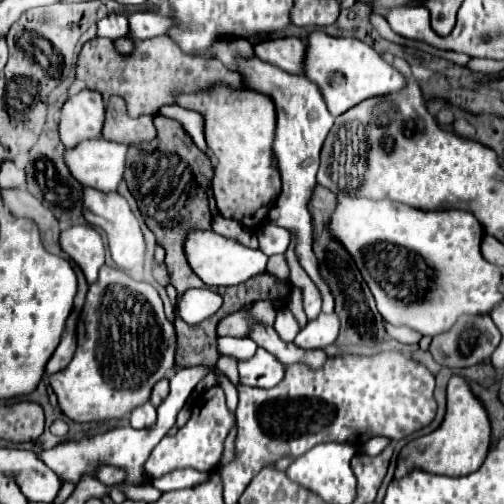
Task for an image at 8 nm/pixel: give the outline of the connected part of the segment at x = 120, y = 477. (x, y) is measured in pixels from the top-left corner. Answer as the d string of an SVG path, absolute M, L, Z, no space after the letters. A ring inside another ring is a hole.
M99 466L97 468L97 480L105 486L111 486L111 484L119 484L125 480L125 470L121 468L113 468L113 466Z

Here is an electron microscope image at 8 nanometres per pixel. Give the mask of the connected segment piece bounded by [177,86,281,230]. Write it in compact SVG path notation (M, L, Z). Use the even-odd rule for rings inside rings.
M215 86L201 94L183 94L179 106L197 110L205 116L205 140L215 158L213 192L223 218L237 220L249 230L259 230L273 208L281 174L273 166L273 138L277 128L277 110L269 96L255 90L229 90Z

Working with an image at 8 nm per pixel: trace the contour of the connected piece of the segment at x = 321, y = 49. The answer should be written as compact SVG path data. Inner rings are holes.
M319 30L311 32L307 38L305 76L311 82L317 82L333 116L347 112L367 98L385 96L407 86L407 78L395 66L385 62L373 46L355 38L333 38Z

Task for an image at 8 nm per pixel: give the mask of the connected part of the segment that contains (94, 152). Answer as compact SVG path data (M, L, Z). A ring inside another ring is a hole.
M105 138L81 142L75 150L65 152L71 174L83 184L101 192L117 192L125 174L127 146Z

